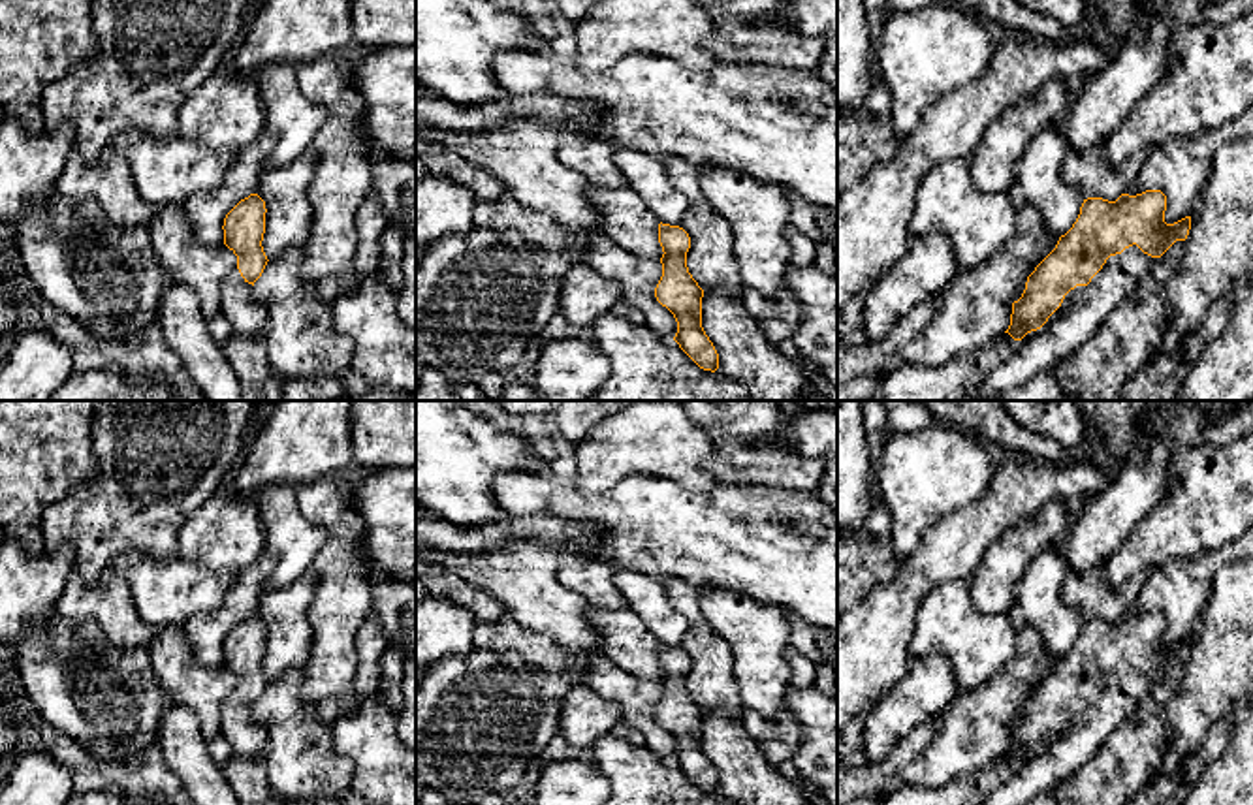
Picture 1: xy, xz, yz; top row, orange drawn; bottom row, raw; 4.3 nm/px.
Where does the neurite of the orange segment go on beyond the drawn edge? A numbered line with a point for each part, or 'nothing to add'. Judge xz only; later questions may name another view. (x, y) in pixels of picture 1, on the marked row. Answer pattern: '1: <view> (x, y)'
nothing to add

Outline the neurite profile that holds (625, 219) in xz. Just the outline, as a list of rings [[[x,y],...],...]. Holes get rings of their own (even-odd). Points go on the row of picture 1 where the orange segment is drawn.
[[[587,186],[587,199],[598,209],[602,233],[625,250],[649,260],[662,258],[658,218],[630,186]]]

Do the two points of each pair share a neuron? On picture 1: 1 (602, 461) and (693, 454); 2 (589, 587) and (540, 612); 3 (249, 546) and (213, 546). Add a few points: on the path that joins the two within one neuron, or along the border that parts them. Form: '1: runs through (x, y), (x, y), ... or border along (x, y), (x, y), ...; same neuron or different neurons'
1: runs through (625, 454), (670, 454); same neuron
2: border along (563, 557), (557, 578), (589, 604); different neurons
3: runs through (239, 546), (222, 546); same neuron

